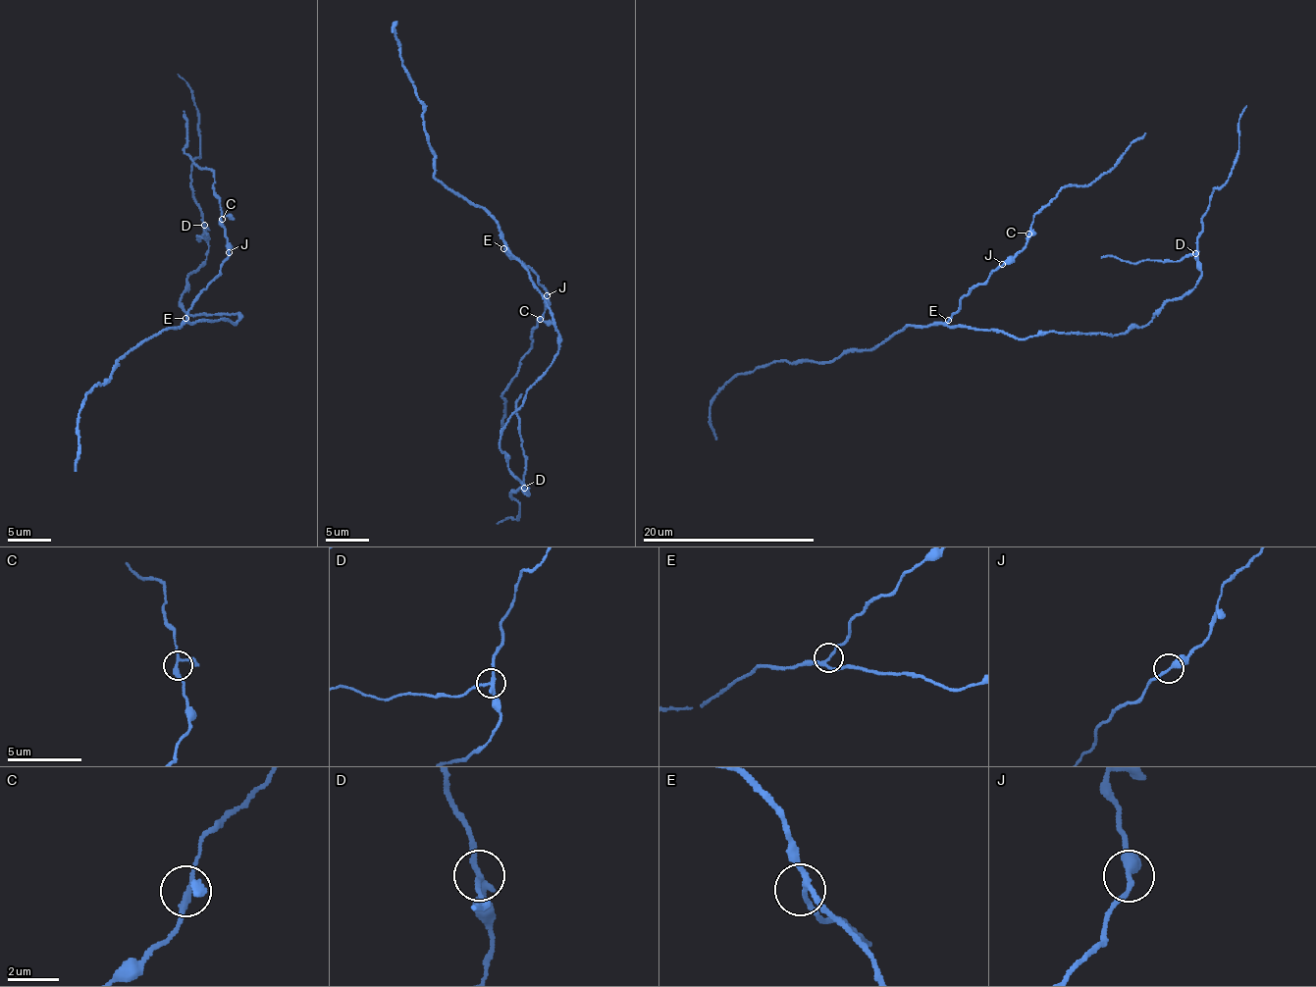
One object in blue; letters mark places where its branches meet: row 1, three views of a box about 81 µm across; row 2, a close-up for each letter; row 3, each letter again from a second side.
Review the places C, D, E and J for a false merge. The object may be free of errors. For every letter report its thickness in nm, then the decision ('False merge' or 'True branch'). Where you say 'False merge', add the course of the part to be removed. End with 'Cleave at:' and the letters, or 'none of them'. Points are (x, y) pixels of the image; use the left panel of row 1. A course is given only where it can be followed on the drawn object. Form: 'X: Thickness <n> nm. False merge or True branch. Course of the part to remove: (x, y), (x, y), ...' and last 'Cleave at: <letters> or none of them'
C: Thickness 200 nm. True branch
D: Thickness 220 nm. False merge. Course of the part to remove: (204, 224), (205, 234), (201, 240), (197, 236), (203, 237)
E: Thickness 170 nm. True branch
J: Thickness 280 nm. True branch
Cleave at: D

